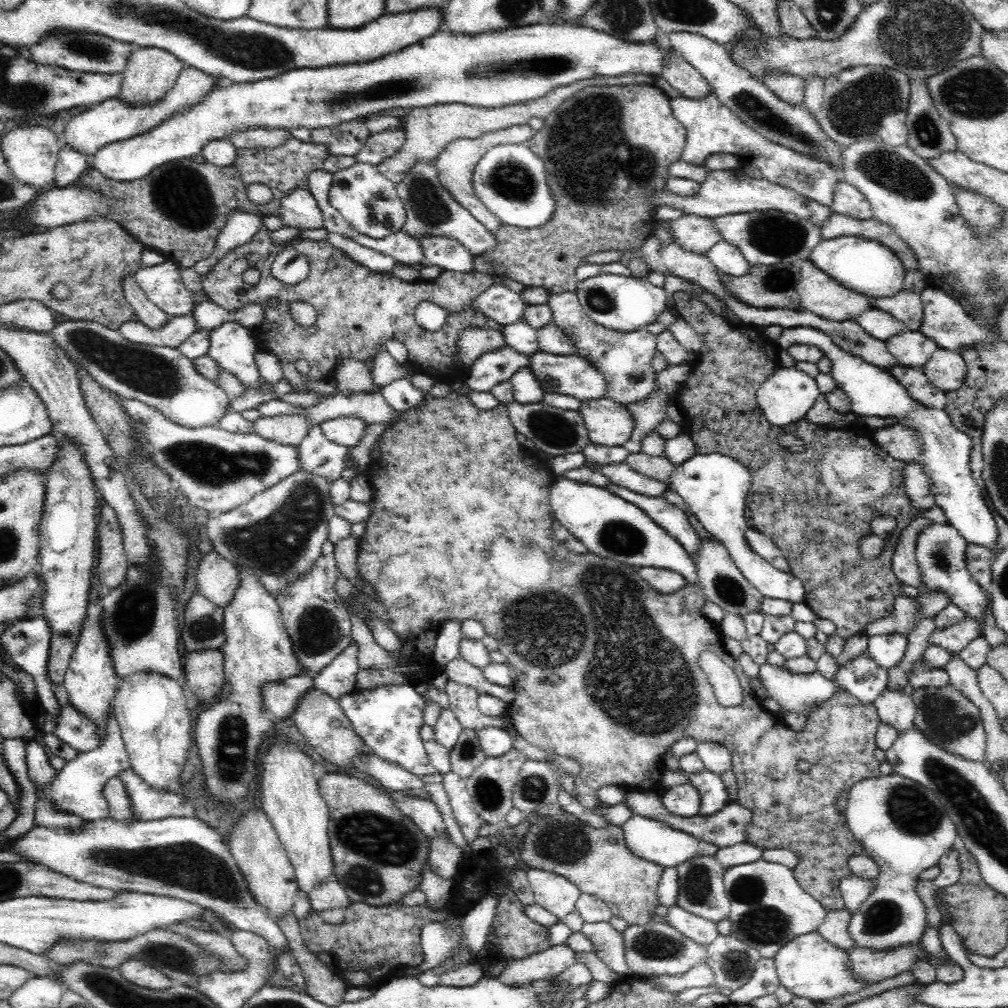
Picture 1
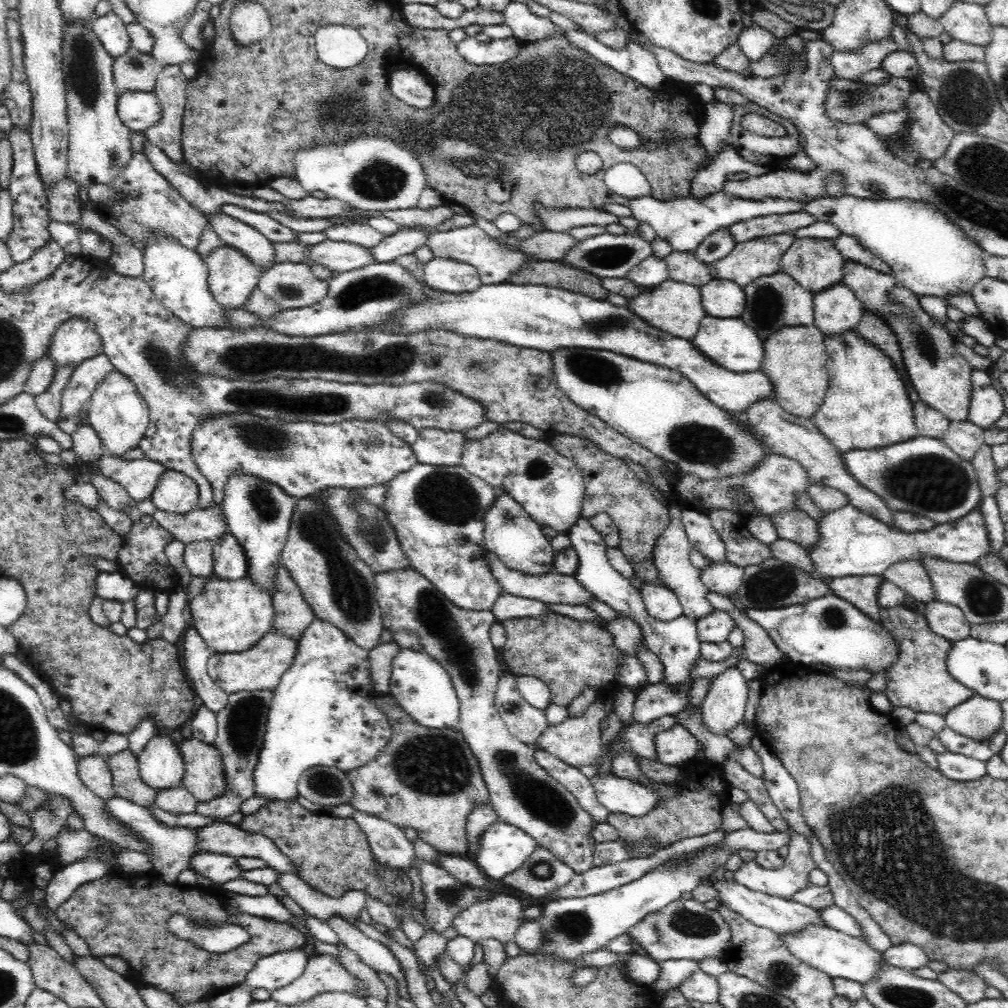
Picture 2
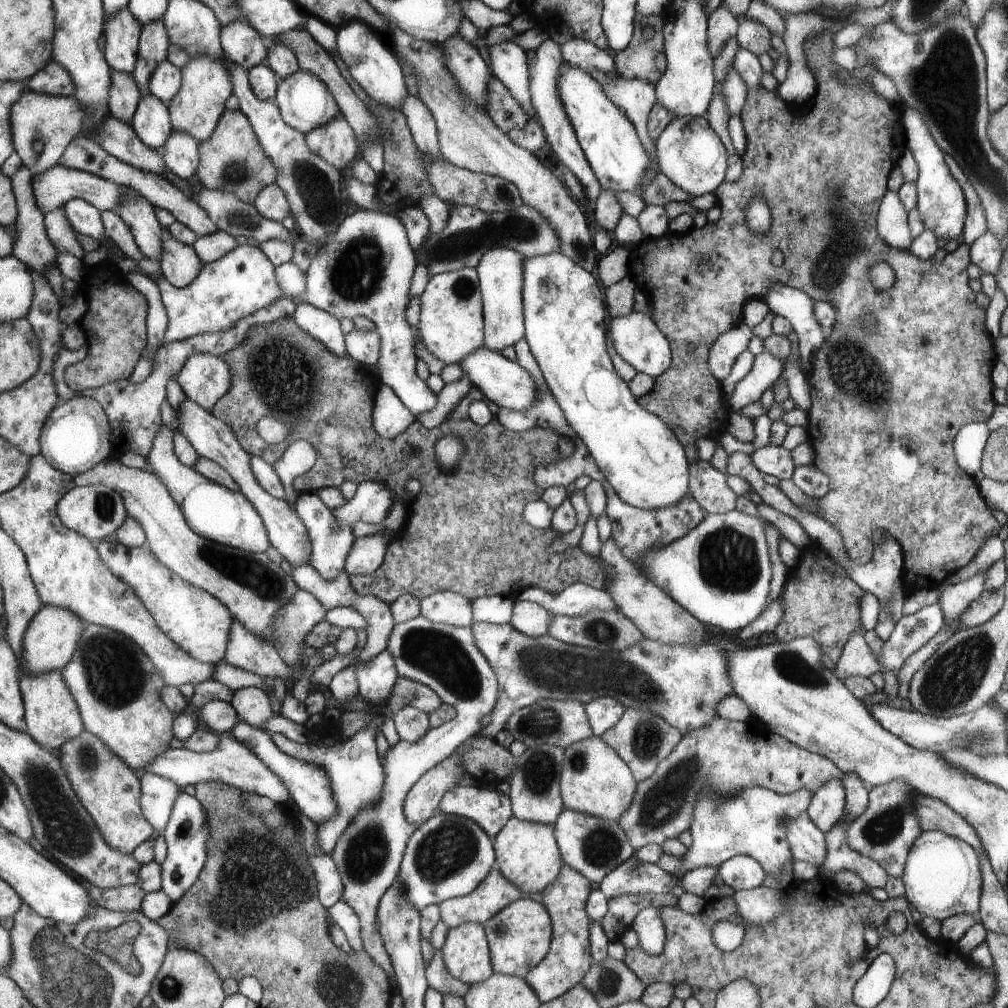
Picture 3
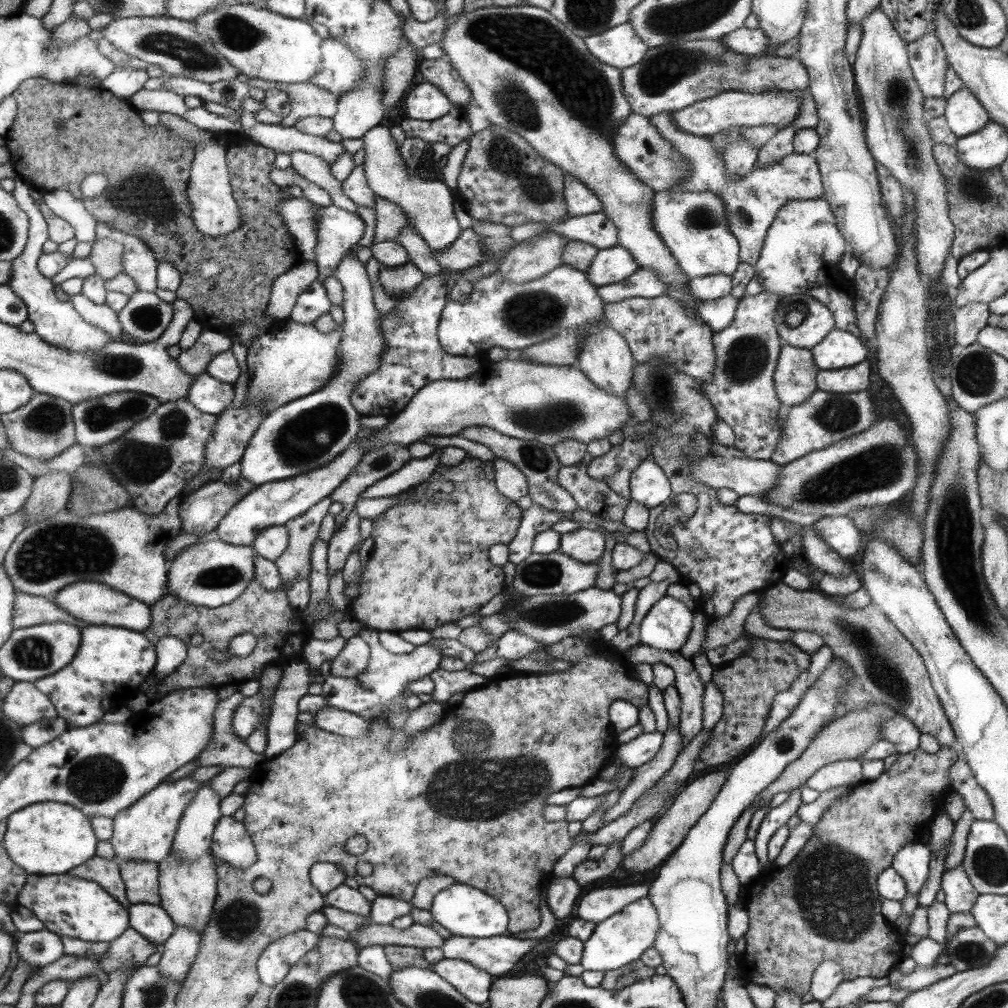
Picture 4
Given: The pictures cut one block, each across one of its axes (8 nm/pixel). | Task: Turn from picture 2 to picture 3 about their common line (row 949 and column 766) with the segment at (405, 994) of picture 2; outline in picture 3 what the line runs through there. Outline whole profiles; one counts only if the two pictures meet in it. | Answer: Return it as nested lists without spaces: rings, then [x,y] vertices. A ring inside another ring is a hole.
[[[766,349],[754,356],[754,362],[748,374],[734,385],[733,393],[729,397],[729,411],[739,411],[746,405],[762,397],[762,393],[783,372],[788,364],[785,357],[778,357]]]

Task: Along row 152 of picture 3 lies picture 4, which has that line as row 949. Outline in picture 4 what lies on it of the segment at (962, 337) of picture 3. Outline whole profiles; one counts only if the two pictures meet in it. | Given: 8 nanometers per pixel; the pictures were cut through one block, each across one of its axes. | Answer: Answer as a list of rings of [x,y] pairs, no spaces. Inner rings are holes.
[[[919,747],[911,752],[901,754],[897,753],[897,758],[889,769],[885,769],[874,781],[860,782],[848,788],[845,794],[842,794],[827,810],[821,815],[821,819],[813,826],[811,837],[805,843],[805,847],[797,853],[795,859],[787,866],[781,869],[771,869],[765,874],[760,875],[753,883],[749,883],[745,890],[747,892],[746,900],[743,903],[746,913],[748,914],[748,929],[745,931],[743,939],[745,941],[745,950],[743,950],[739,961],[742,963],[744,974],[743,983],[757,984],[766,986],[777,994],[780,990],[788,990],[797,996],[801,997],[809,990],[809,980],[811,974],[816,969],[819,963],[824,960],[831,960],[839,963],[843,970],[844,980],[853,980],[861,978],[861,976],[869,976],[869,978],[883,978],[888,976],[892,968],[899,964],[904,957],[904,941],[899,930],[887,920],[880,911],[880,894],[877,893],[877,876],[880,872],[889,868],[892,864],[893,857],[897,852],[901,851],[906,845],[917,841],[922,832],[929,828],[929,823],[941,809],[942,803],[946,798],[950,786],[950,769],[955,766],[957,756],[949,747],[939,747],[937,752],[926,753]]]

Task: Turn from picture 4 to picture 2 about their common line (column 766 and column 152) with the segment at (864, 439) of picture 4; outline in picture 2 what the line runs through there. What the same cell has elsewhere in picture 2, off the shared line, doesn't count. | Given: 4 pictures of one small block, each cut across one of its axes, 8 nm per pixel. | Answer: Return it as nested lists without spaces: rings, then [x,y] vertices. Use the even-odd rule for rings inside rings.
[[[168,470],[159,477],[159,484],[152,491],[150,499],[157,510],[181,515],[197,508],[199,502],[199,487],[196,481],[183,473]]]

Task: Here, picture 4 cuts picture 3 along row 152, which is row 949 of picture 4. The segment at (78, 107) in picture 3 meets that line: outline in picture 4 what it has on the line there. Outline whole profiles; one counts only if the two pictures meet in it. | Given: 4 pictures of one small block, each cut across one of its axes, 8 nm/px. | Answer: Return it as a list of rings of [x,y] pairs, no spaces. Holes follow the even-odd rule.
[[[47,928],[20,935],[17,945],[19,962],[25,960],[36,968],[49,966],[66,955],[62,937]]]

